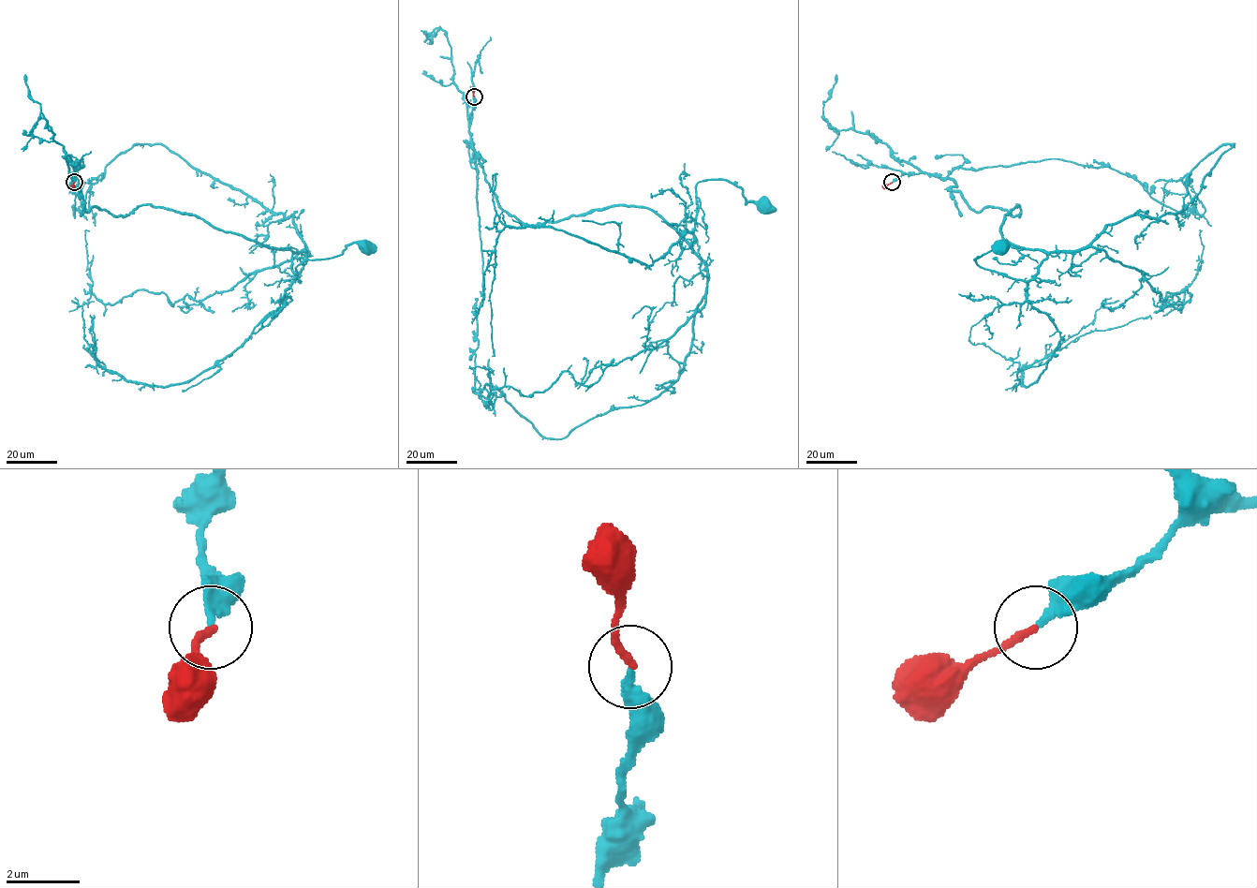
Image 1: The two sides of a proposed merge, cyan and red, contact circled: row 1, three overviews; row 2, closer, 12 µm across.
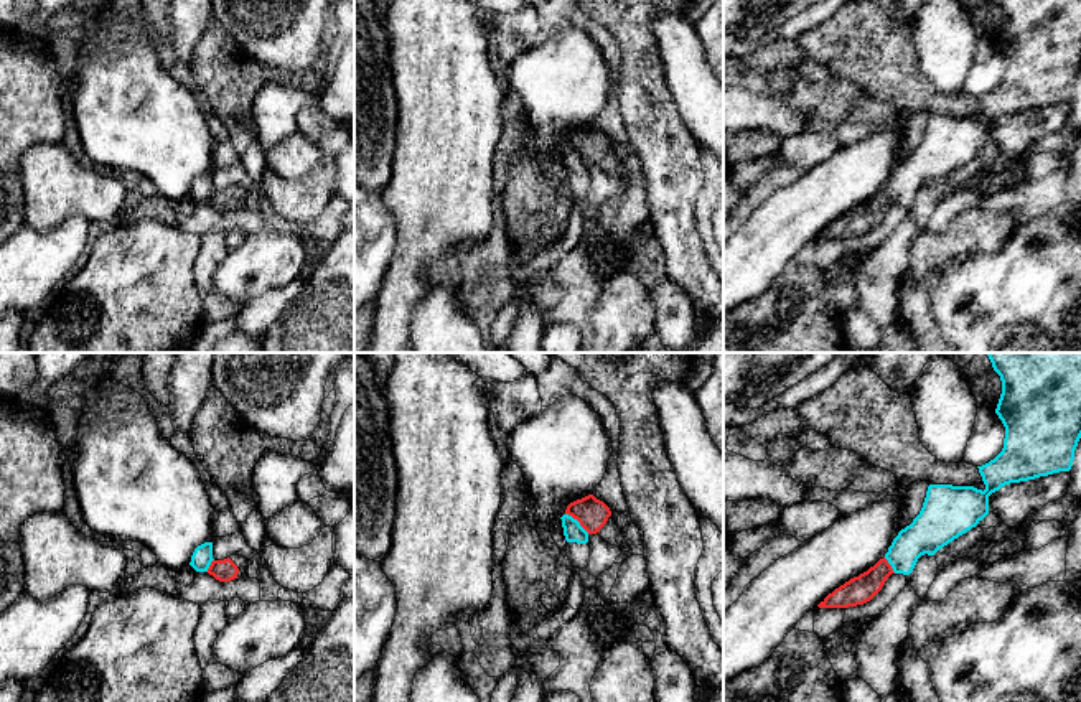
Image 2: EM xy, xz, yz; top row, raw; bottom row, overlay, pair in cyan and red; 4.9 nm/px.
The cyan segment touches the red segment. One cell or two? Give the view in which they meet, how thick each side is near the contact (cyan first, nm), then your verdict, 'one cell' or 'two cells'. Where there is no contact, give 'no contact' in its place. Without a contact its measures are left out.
xz | 100/150 nm | two cells

